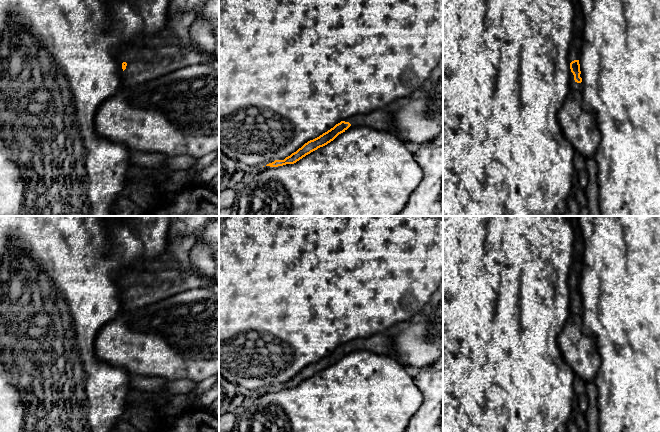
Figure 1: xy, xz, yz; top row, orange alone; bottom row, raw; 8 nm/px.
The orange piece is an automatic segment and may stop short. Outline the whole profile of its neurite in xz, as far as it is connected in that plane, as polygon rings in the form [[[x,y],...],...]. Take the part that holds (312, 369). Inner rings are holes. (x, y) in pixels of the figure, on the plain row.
[[[386,333],[376,334],[368,338],[353,339],[347,343],[342,344],[333,352],[323,357],[319,361],[308,365],[296,376],[286,381],[284,384],[275,384],[266,390],[278,391],[286,388],[294,388],[306,379],[323,371],[333,365],[339,358],[348,353],[359,350],[367,350],[380,355],[389,355],[391,353],[391,337]]]

